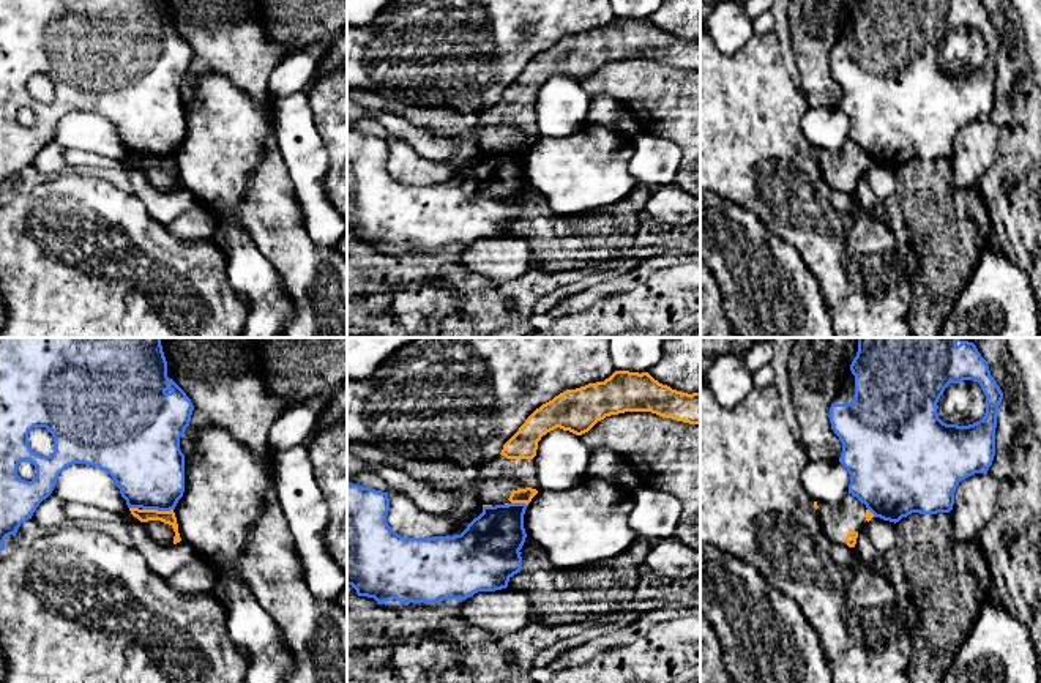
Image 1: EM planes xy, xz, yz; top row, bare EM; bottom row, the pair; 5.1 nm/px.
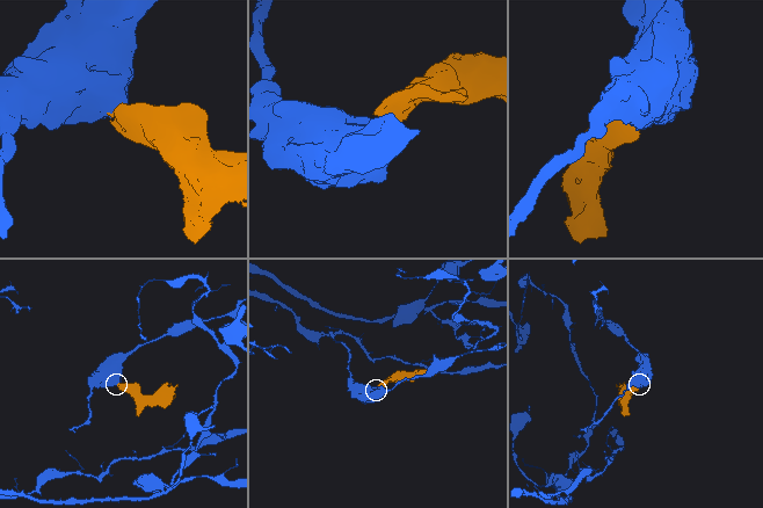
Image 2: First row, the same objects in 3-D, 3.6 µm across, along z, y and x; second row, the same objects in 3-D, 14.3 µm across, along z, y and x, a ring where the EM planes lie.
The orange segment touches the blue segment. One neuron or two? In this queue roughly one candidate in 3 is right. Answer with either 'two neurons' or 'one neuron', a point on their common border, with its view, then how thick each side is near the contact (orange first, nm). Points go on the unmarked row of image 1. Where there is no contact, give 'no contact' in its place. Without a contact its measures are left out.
two neurons | xy (156, 156) | 70/380 nm

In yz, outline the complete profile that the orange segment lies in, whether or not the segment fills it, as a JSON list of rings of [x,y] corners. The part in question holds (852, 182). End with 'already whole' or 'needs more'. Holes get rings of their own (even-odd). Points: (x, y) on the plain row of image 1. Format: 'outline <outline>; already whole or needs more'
outline [[[852,140],[834,150],[814,148],[814,155],[825,181],[831,188],[849,194],[855,194],[858,180],[874,164],[866,151]]]; needs more

